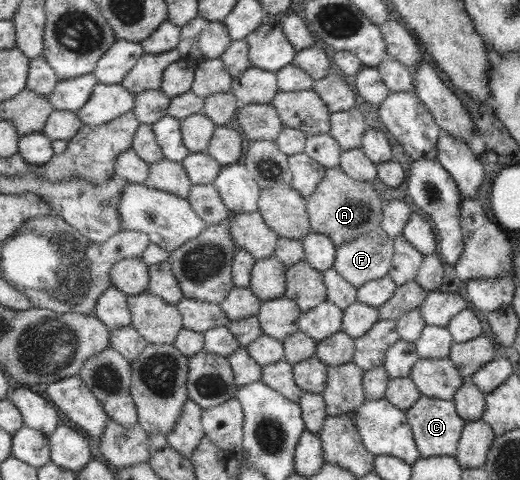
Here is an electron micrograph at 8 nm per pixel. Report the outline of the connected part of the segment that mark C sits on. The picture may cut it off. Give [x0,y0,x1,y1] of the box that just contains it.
[405,396,465,457]

